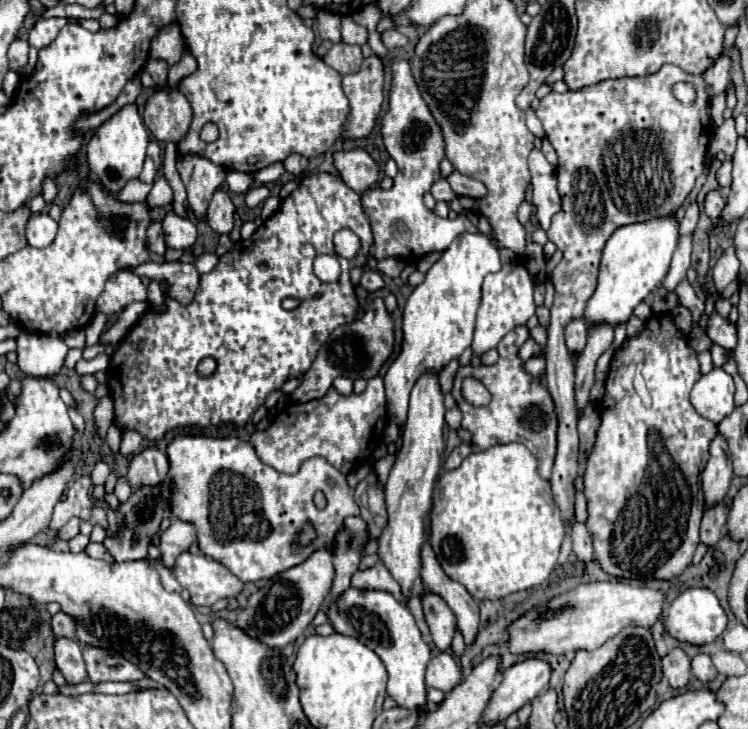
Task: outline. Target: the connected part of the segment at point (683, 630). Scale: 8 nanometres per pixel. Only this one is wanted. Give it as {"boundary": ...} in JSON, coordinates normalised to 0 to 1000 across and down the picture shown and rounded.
{"boundary":[[[920,807],[896,831],[890,842],[890,864],[906,881],[920,883],[947,883],[955,881],[973,859],[973,845],[963,831],[960,818],[949,807]]]}

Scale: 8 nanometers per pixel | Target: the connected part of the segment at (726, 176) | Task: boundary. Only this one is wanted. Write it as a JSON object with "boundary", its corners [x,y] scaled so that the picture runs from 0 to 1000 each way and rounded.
{"boundary":[[[979,219],[965,222],[965,228],[957,236],[957,244],[960,244],[960,252],[963,255],[971,255],[973,258],[979,252]]]}

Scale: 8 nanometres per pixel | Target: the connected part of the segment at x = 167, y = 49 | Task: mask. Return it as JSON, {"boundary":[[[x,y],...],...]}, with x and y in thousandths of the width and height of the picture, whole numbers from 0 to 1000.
{"boundary":[[[227,33],[211,41],[201,60],[201,80],[214,80],[225,85],[225,91],[235,88],[243,77],[243,49],[238,33]]]}

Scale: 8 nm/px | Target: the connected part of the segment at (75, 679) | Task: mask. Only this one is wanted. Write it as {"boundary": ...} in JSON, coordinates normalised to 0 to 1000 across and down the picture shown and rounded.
{"boundary":[[[75,875],[72,881],[75,914],[86,925],[91,938],[107,938],[115,933],[115,914],[110,903],[110,889],[96,875]]]}

